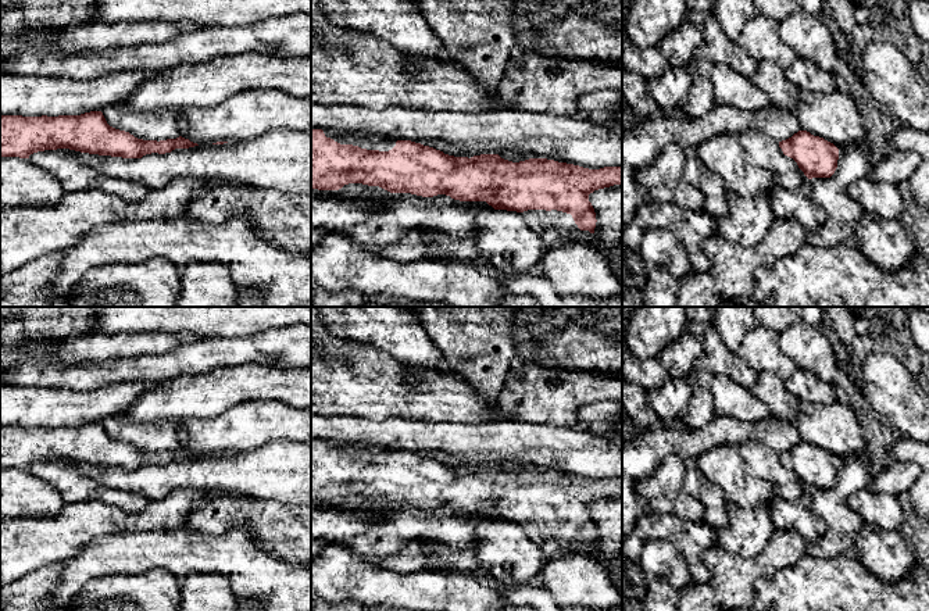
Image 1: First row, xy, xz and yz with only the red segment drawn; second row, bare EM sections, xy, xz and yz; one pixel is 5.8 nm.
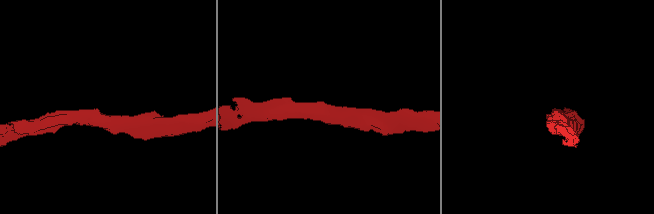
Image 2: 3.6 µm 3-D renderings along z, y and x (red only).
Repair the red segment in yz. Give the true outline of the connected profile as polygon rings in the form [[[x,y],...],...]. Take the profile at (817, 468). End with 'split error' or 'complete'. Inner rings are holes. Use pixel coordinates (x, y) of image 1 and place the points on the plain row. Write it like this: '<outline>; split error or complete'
[[[798,442],[792,449],[779,453],[783,465],[793,469],[808,490],[830,489],[839,471],[839,460],[807,442]]]; complete

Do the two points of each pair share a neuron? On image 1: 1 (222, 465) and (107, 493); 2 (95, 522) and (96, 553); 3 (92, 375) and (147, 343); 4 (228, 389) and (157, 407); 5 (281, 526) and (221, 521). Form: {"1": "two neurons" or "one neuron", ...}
{"1": "two neurons", "2": "two neurons", "3": "two neurons", "4": "one neuron", "5": "one neuron"}

